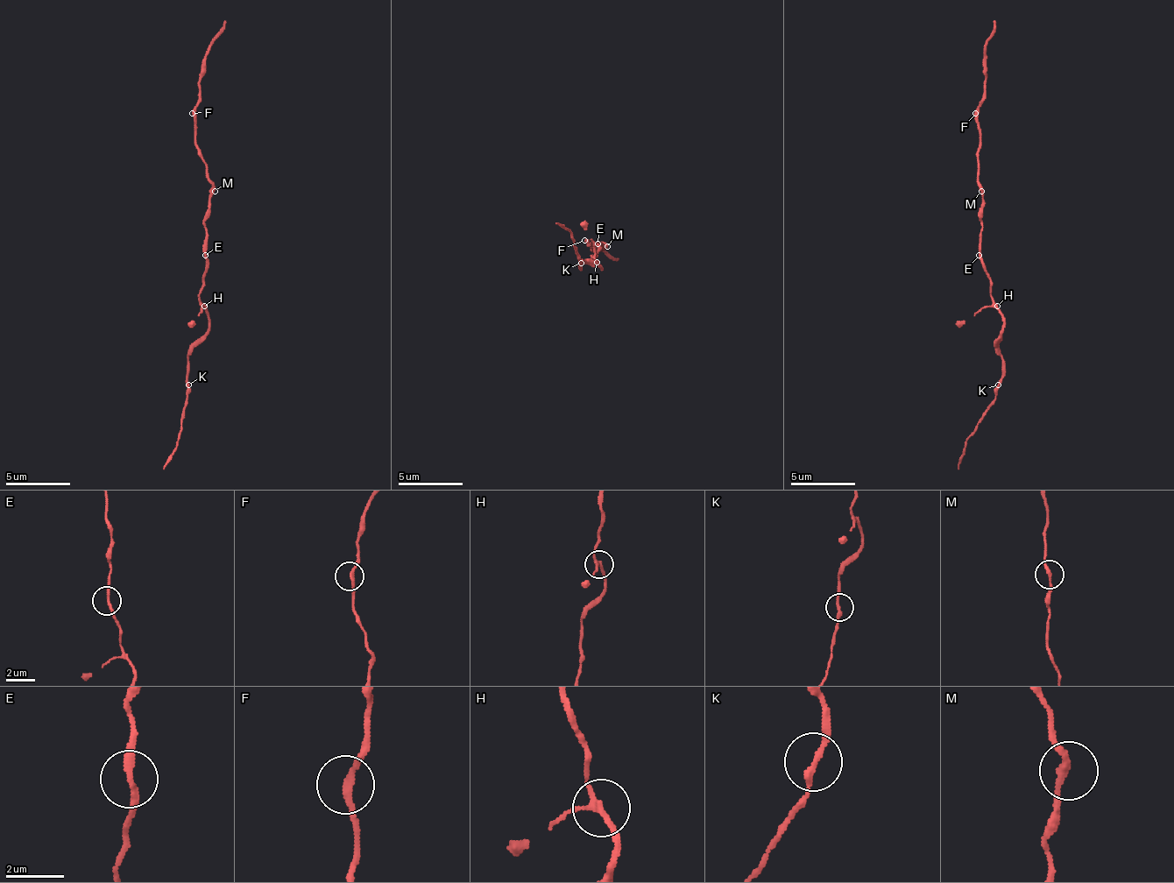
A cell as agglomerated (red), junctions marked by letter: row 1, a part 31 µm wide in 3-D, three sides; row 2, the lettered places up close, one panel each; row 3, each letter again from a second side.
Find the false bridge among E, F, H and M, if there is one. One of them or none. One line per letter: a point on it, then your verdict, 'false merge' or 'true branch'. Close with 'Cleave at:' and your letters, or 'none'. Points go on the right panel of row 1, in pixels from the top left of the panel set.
E: (979, 255) | true branch
F: (975, 113) | true branch
H: (997, 306) | true branch
M: (981, 191) | true branch
Cleave at: none

